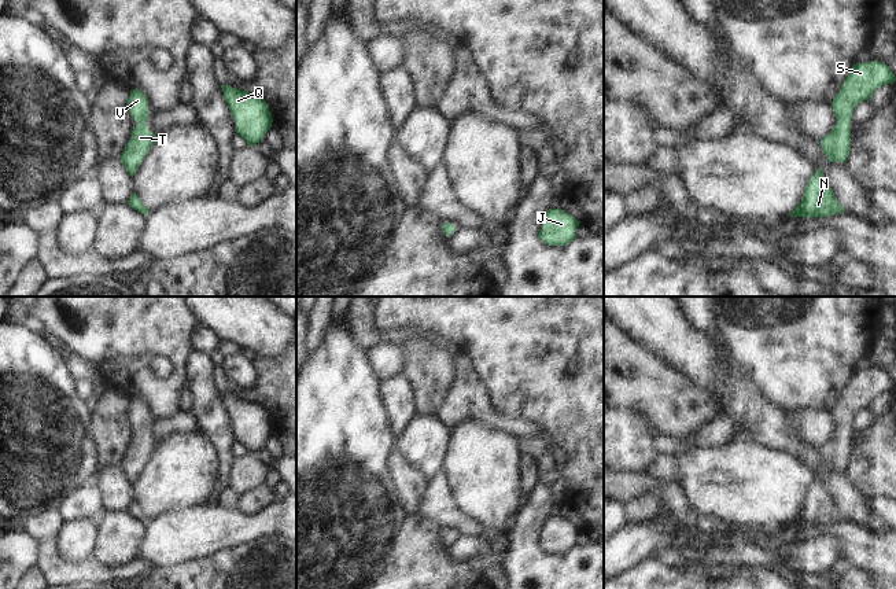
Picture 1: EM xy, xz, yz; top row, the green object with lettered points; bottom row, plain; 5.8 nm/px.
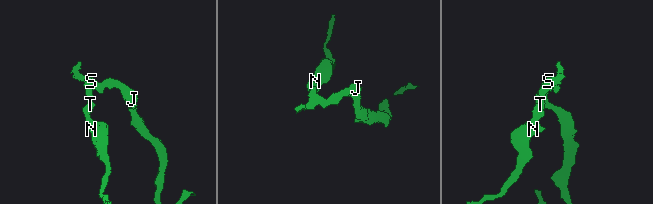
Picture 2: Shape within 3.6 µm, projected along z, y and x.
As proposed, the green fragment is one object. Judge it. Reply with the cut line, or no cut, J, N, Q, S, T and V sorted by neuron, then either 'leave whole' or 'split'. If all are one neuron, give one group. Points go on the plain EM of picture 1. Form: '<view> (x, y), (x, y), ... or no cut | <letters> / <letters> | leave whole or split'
no cut | J N Q S T V | leave whole

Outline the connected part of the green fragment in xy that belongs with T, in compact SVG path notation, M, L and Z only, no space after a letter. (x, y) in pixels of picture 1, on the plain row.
M136 395L130 398L128 416L137 432L132 438L132 446L128 449L121 463L121 470L125 472L128 481L133 485L156 443L145 431L150 420L148 408L140 397Z

